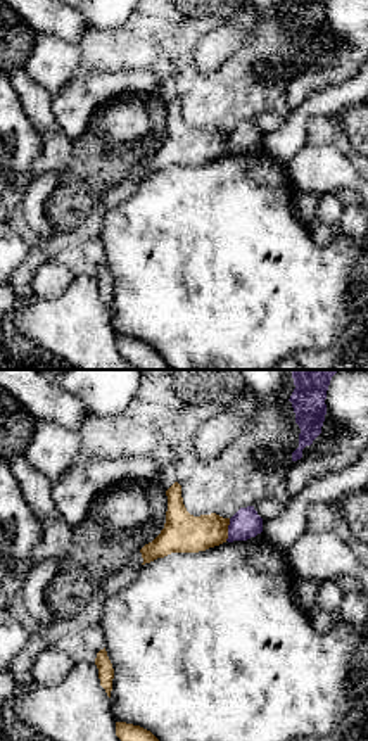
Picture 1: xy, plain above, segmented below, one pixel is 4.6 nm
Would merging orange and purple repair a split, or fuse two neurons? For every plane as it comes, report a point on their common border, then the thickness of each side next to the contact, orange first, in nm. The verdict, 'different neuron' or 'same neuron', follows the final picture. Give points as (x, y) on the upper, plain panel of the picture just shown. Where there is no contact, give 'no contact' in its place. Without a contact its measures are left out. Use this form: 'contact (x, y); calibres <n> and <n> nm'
contact (227, 142); calibres 190 and 140 nm

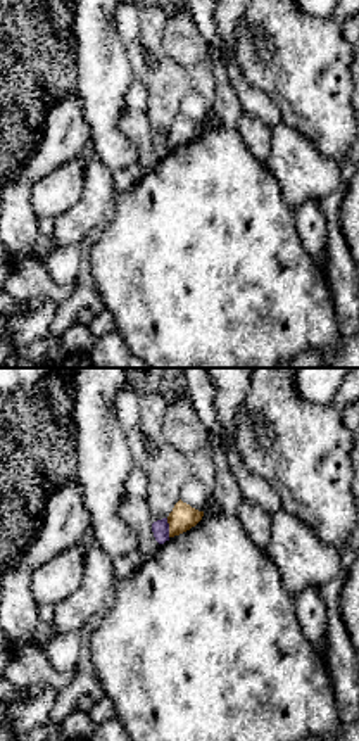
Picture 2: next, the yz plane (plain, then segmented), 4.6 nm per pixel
contact (170, 140); calibres 120 and 80 nm

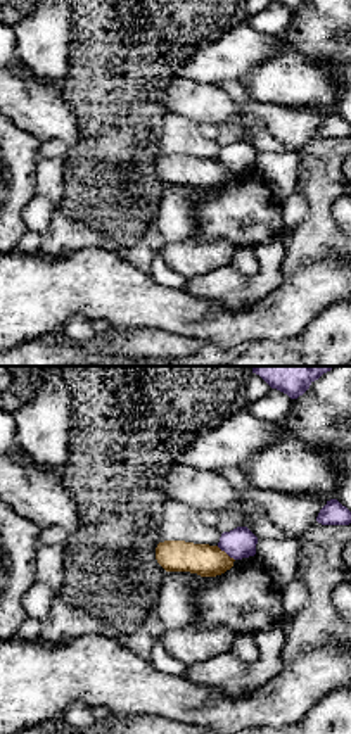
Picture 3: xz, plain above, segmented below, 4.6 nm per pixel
contact (223, 164); calibres 150 and 140 nm

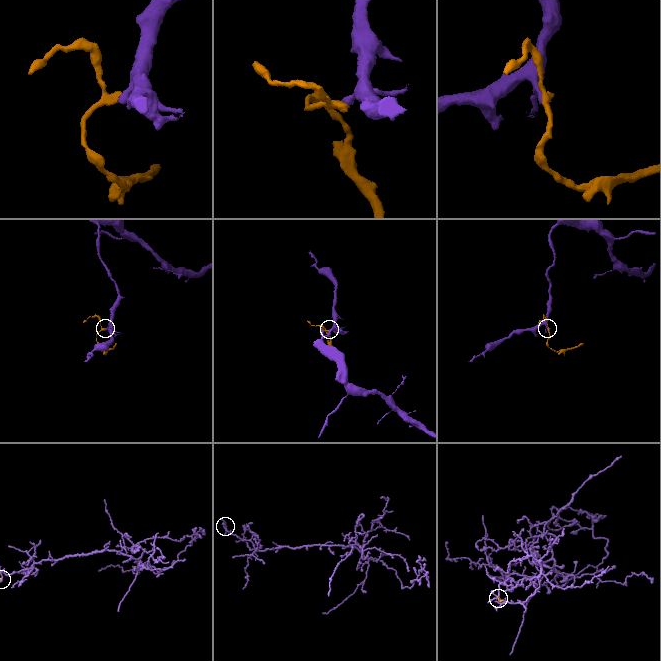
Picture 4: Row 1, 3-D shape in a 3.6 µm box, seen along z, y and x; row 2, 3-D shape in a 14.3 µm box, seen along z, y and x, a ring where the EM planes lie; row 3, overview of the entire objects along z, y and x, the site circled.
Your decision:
different neuron

